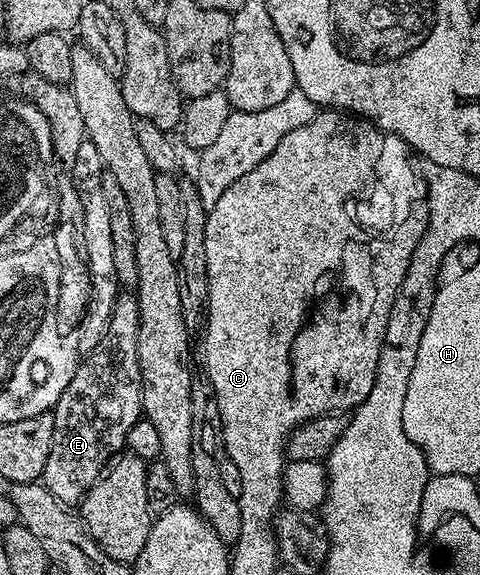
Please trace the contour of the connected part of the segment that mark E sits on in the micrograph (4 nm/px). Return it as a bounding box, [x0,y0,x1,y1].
[40,292,143,507]

